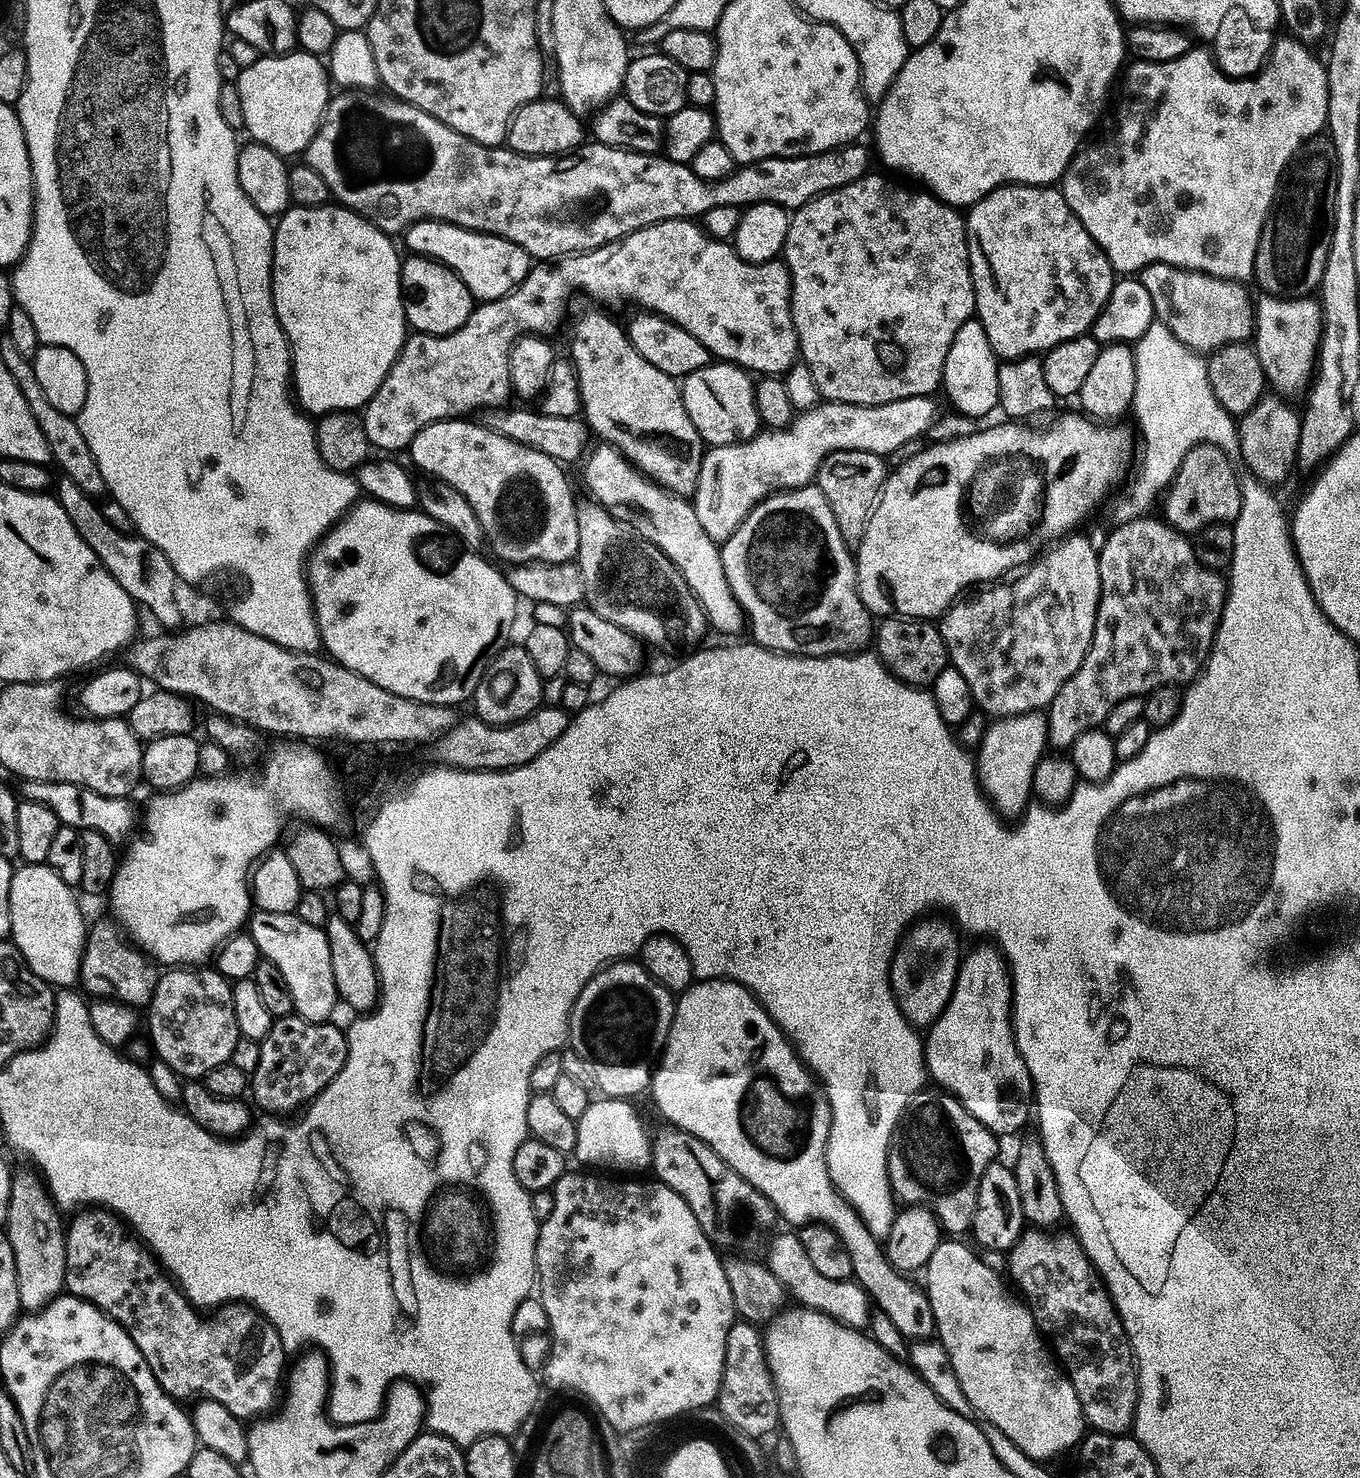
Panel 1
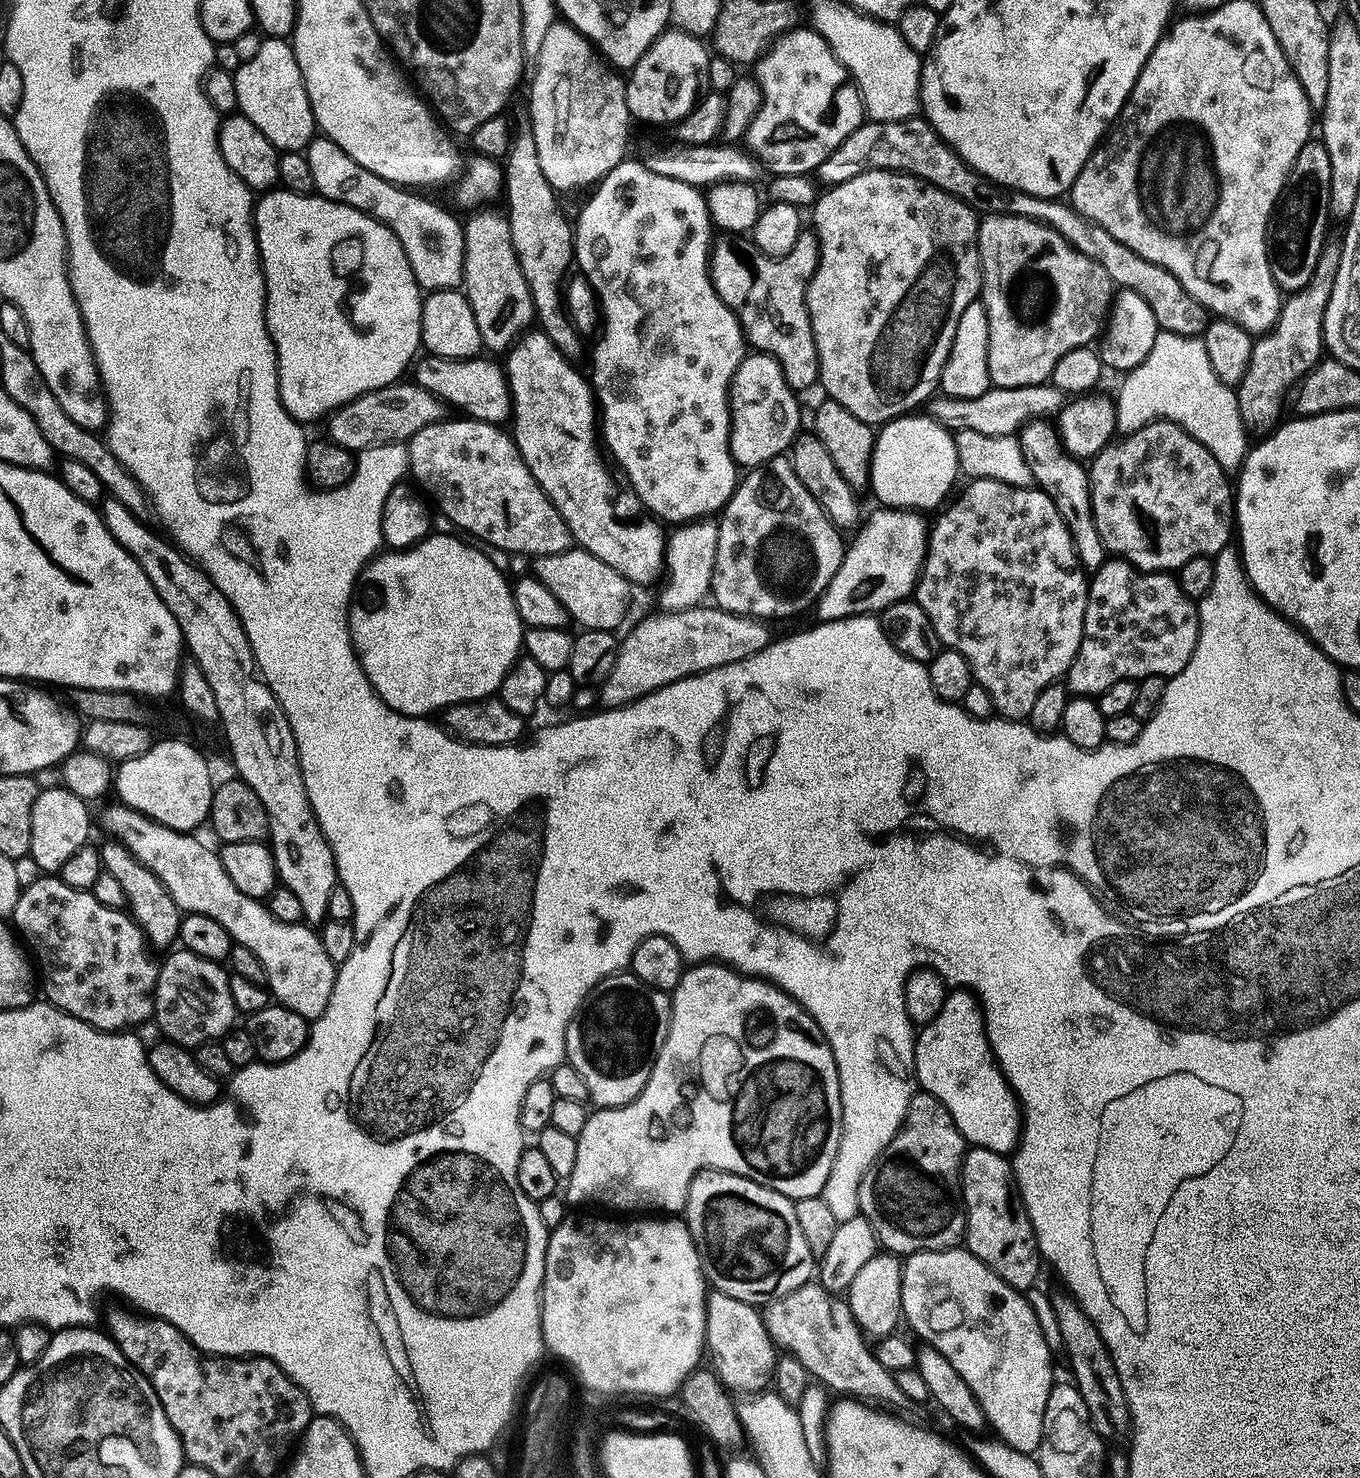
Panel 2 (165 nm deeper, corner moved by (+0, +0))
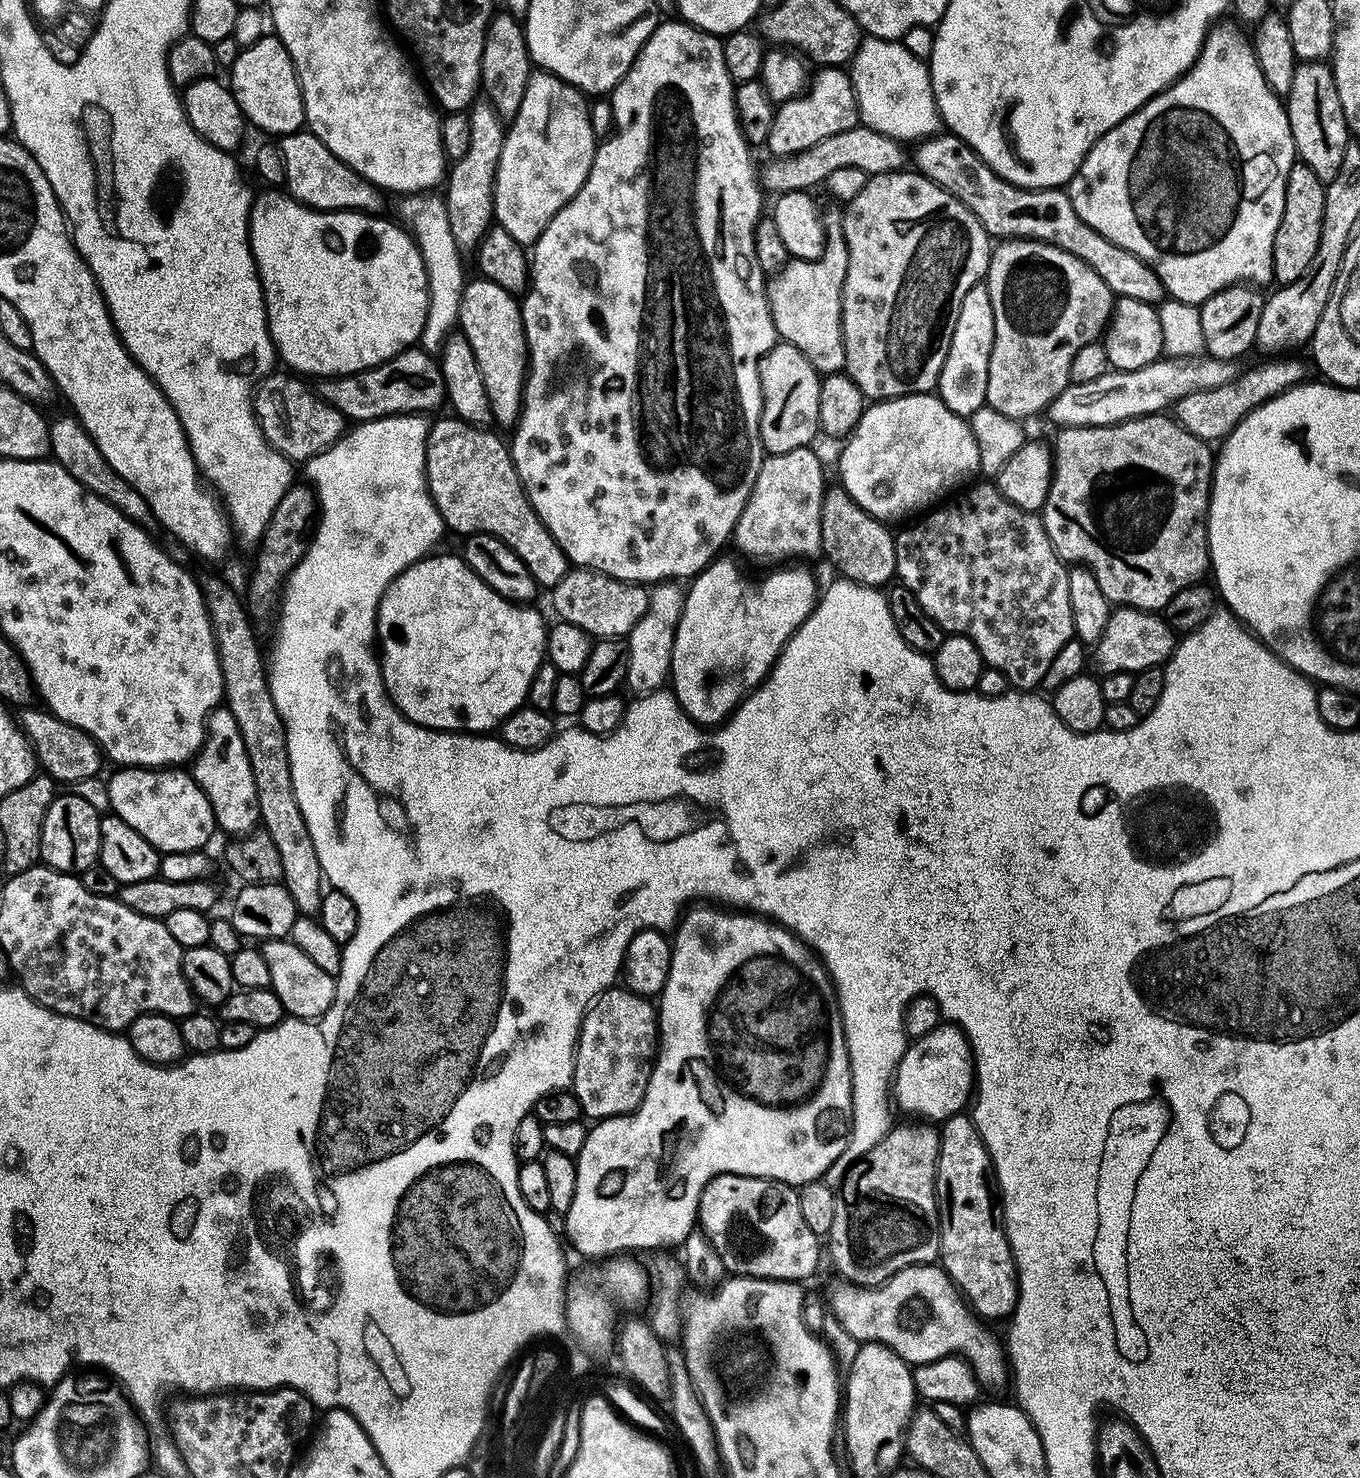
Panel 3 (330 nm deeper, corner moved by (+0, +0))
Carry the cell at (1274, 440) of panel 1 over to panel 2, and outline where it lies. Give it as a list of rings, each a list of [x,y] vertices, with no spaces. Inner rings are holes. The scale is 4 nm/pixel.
[[[1335,240],[1325,245],[1318,270],[1311,279],[1310,286],[1293,293],[1281,307],[1279,320],[1272,331],[1255,341],[1245,378],[1237,387],[1239,409],[1243,422],[1251,433],[1266,434],[1273,431],[1281,421],[1284,400],[1309,375],[1323,359],[1325,312],[1333,296],[1341,266],[1343,245]]]

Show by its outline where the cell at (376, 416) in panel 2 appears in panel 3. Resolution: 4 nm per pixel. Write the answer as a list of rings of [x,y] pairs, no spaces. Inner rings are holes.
[[[273,374],[259,381],[254,389],[252,408],[256,412],[256,421],[274,451],[281,452],[293,465],[304,466],[337,444],[349,431],[350,421],[334,410],[334,406],[321,400],[315,391],[307,392],[303,379],[287,375]]]

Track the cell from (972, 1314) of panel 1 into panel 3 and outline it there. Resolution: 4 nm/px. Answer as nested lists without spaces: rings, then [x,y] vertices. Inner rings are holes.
[[[917,1266],[902,1270],[879,1288],[860,1288],[837,1283],[830,1298],[830,1312],[854,1339],[865,1344],[887,1344],[906,1364],[936,1363],[948,1357],[963,1357],[985,1389],[1000,1388],[1010,1380],[1005,1345],[970,1309],[956,1283],[940,1266]]]

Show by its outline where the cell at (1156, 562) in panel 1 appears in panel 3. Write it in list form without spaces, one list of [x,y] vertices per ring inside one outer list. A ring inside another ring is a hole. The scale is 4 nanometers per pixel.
[[[1117,607],[1110,618],[1110,626],[1106,626],[1106,634],[1102,634],[1102,642],[1095,645],[1096,664],[1104,676],[1113,676],[1119,672],[1139,674],[1151,668],[1164,668],[1171,660],[1178,647],[1178,633],[1169,626],[1163,615],[1155,612],[1143,612],[1137,608]]]

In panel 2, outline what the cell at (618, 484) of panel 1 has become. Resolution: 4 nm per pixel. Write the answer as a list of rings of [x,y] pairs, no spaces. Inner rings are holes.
[[[543,330],[529,331],[507,353],[506,360],[516,445],[530,474],[534,474],[538,486],[542,486],[568,523],[573,541],[583,538],[584,512],[588,512],[592,541],[586,544],[586,551],[602,558],[606,566],[618,570],[633,586],[654,583],[666,568],[666,532],[664,536],[665,529],[655,519],[623,524],[616,513],[616,480],[612,477],[613,469],[604,465],[593,385],[584,381],[583,374],[572,365],[575,363],[550,342]]]

